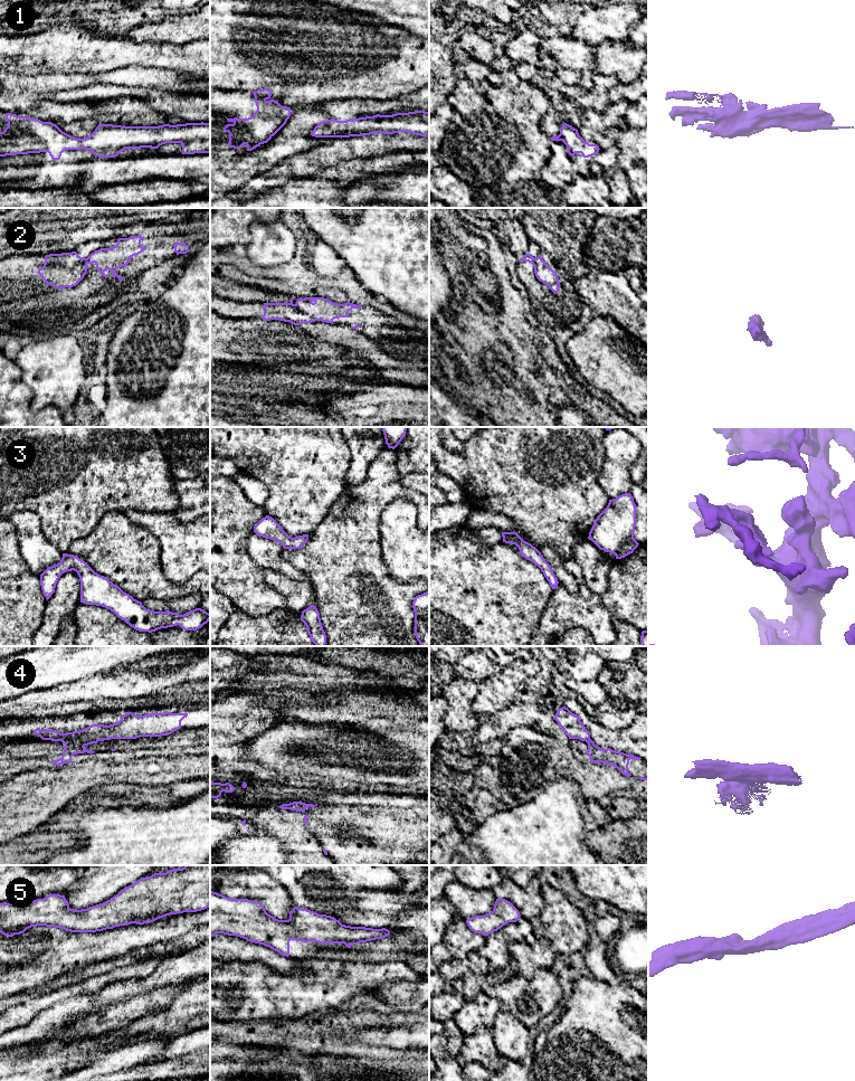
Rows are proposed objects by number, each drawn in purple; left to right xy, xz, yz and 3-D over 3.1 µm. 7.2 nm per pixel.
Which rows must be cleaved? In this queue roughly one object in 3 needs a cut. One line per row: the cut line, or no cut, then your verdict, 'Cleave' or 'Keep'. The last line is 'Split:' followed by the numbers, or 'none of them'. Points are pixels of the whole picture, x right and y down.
1: No split. Keep
2: Split along xz (291, 302), (316, 320). Cleave
3: No split. Keep
4: Split along xy (55, 740), (97, 741). Cleave
5: No split. Keep
Split: 2, 4

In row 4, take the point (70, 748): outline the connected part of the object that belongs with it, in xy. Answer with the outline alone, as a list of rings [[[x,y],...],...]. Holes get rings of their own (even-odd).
[[[56,740],[56,741],[61,741],[65,747],[64,747],[64,751],[63,751],[63,756],[57,759],[57,760],[53,760],[53,762],[55,764],[55,766],[60,766],[64,764],[70,764],[72,762],[72,757],[74,755],[77,753],[94,753],[95,751],[93,750],[86,750],[85,747],[92,743],[97,743],[98,741],[94,741],[94,740],[89,740],[89,741],[69,741],[69,740]]]

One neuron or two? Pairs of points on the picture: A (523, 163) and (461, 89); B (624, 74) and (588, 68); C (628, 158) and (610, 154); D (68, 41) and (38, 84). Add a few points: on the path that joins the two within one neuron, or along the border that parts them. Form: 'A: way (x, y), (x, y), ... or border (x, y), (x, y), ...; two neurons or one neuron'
A: way (525, 139), (524, 126), (504, 106), (485, 106); one neuron
B: border (592, 47), (596, 72); two neurons
C: border (615, 144), (618, 148), (617, 164), (624, 171); two neurons
D: border (62, 73), (19, 74); two neurons

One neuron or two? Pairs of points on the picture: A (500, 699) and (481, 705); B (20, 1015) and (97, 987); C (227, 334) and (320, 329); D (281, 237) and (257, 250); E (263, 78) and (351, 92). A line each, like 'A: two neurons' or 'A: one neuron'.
A: one neuron
B: one neuron
C: two neurons
D: one neuron
E: one neuron

